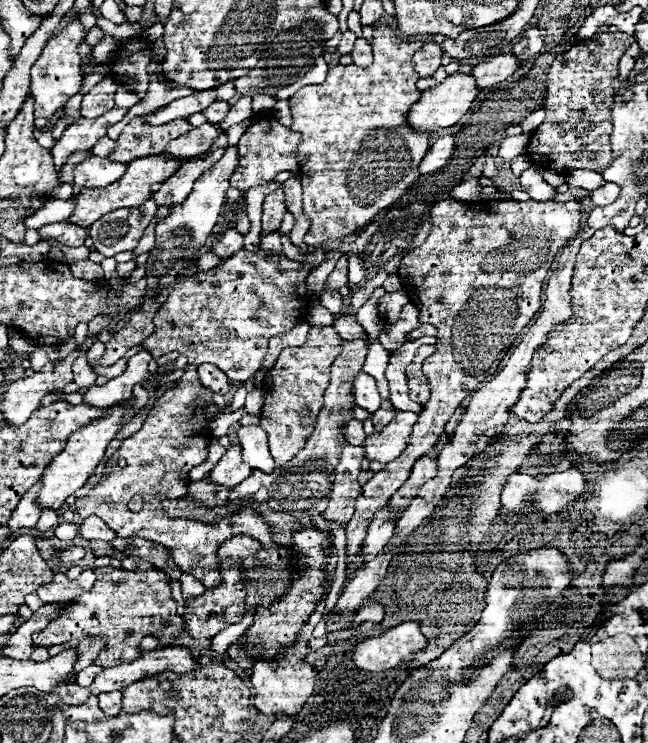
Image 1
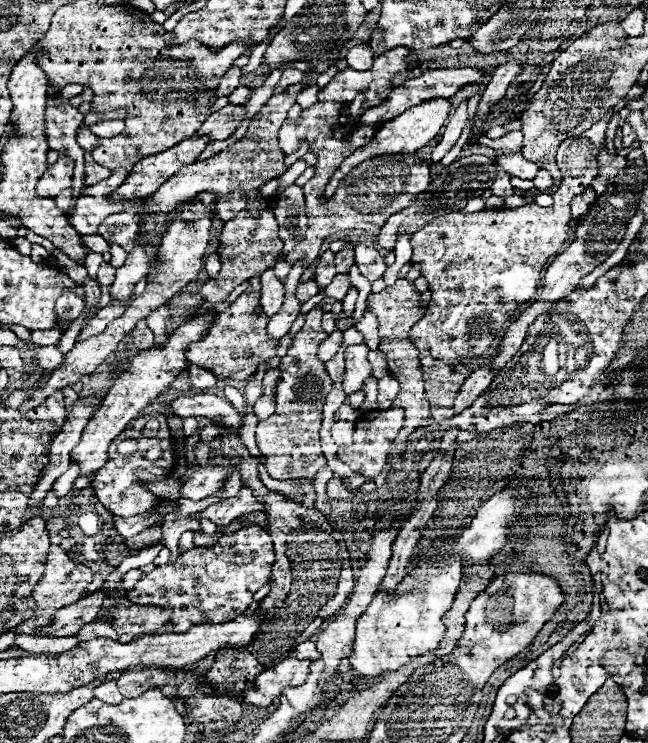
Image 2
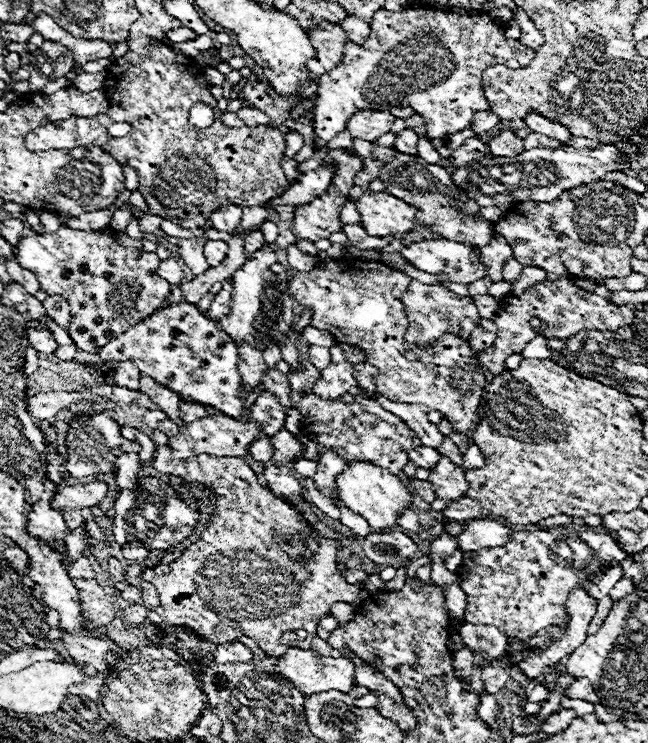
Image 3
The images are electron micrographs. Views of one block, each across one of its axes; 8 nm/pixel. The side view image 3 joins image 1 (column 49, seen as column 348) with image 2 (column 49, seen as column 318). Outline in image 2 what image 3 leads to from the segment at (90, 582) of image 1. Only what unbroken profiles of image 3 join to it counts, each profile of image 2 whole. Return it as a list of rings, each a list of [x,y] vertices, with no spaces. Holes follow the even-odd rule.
[[[52,534],[52,536],[50,536],[50,550],[48,550],[46,568],[44,568],[42,578],[38,580],[38,584],[36,584],[34,590],[32,590],[32,596],[34,596],[38,608],[36,608],[36,612],[34,612],[34,616],[32,616],[30,620],[26,620],[24,624],[20,624],[20,626],[14,628],[18,634],[20,634],[20,632],[32,634],[34,628],[48,626],[50,620],[52,620],[52,616],[54,616],[54,612],[60,610],[60,608],[66,606],[66,604],[72,604],[72,602],[82,600],[86,586],[92,582],[92,576],[94,576],[92,570],[86,568],[86,566],[80,566],[80,564],[72,562],[72,560],[68,558],[68,554],[58,546],[60,540],[62,540],[62,536],[58,536],[58,534]]]

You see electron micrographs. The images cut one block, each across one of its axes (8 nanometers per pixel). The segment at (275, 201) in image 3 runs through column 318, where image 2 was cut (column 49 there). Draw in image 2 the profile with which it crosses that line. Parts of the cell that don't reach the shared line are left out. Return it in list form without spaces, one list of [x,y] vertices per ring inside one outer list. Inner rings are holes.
[[[60,154],[56,164],[46,168],[42,178],[36,184],[36,192],[42,198],[56,198],[62,190],[72,186],[72,176],[74,176],[74,162],[66,158],[66,154]]]

